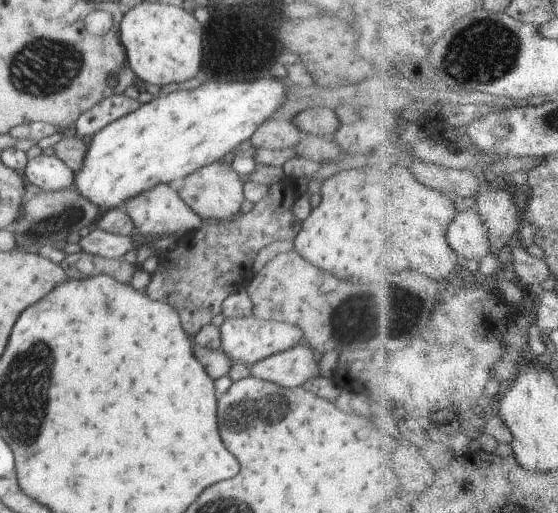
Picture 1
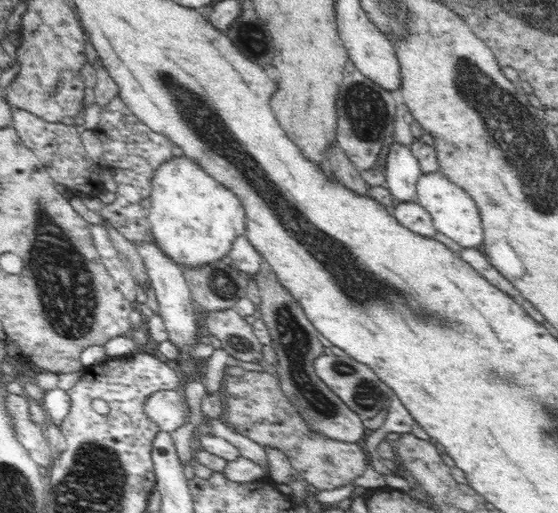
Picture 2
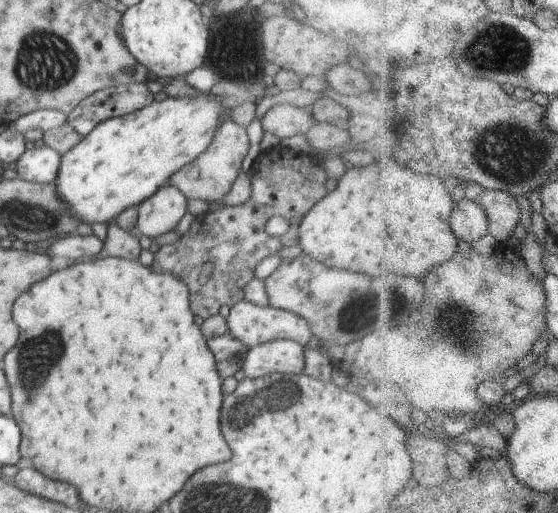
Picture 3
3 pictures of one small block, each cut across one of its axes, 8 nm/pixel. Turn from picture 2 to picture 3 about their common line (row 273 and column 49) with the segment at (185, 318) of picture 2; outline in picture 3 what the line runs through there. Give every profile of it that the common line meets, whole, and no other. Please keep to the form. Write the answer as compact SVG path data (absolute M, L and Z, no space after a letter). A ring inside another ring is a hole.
M46 145L28 148L12 165L22 180L33 183L54 183L62 162L61 154Z

